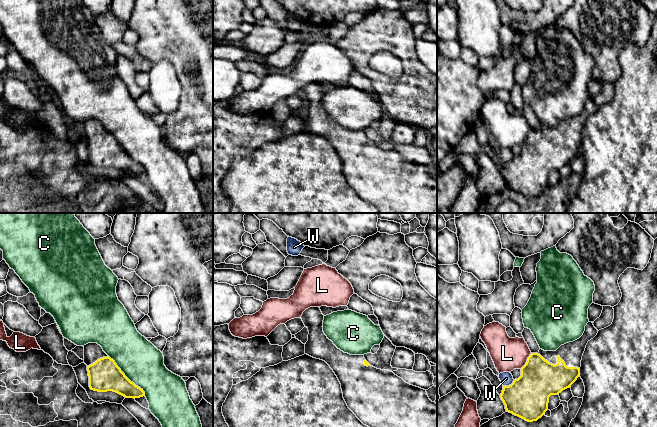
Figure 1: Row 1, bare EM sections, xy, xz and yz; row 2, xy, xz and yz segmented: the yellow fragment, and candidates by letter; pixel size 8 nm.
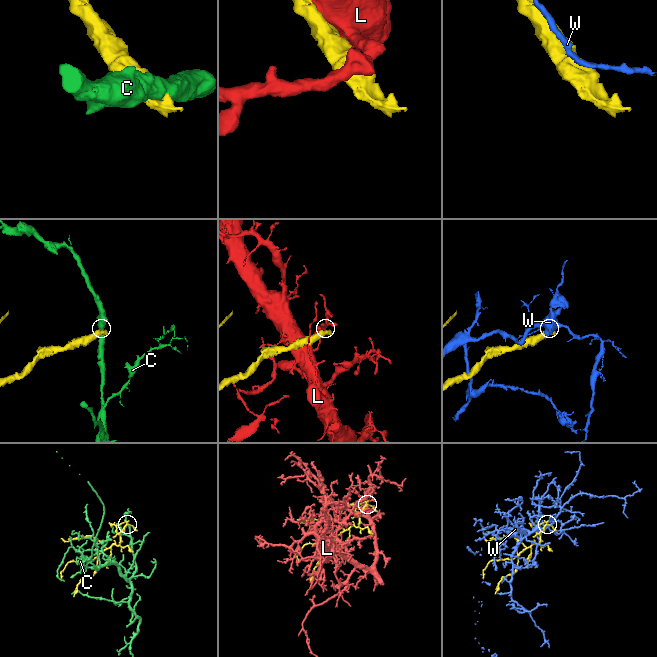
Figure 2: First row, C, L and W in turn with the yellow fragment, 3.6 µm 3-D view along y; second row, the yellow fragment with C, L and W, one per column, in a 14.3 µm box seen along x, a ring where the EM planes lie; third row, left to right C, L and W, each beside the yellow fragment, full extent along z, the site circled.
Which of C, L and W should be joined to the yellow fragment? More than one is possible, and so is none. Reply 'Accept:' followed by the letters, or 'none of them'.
Accept: none of them

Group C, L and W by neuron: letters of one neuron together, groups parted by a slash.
C / L / W

